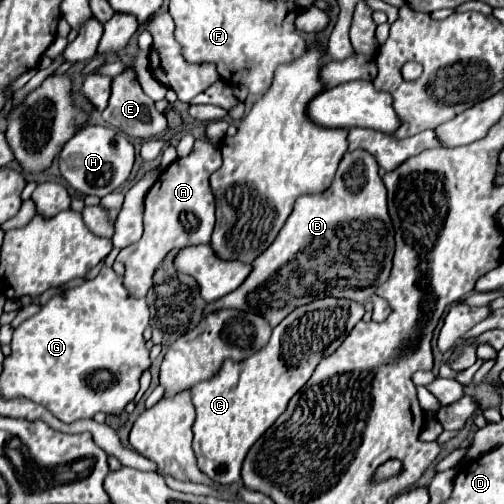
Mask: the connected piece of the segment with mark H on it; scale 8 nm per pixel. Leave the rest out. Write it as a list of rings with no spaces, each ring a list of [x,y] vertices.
[[[86,125],[64,145],[64,149],[58,155],[58,165],[62,177],[76,191],[84,195],[104,197],[116,191],[128,179],[134,165],[134,147],[122,133],[116,133],[110,127]]]

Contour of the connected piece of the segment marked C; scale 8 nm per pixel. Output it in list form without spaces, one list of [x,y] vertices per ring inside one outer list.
[[[326,297],[294,309],[274,327],[270,341],[246,361],[224,361],[220,375],[192,387],[196,407],[194,451],[198,467],[222,485],[240,483],[240,465],[248,449],[286,411],[292,395],[310,379],[320,359],[334,353],[354,325],[364,317],[364,307],[350,299]]]

